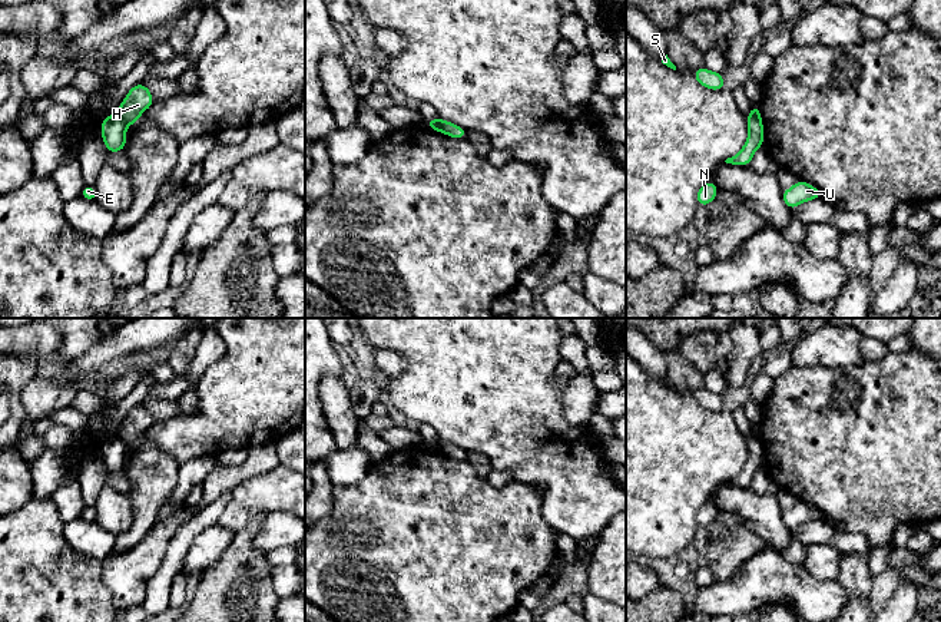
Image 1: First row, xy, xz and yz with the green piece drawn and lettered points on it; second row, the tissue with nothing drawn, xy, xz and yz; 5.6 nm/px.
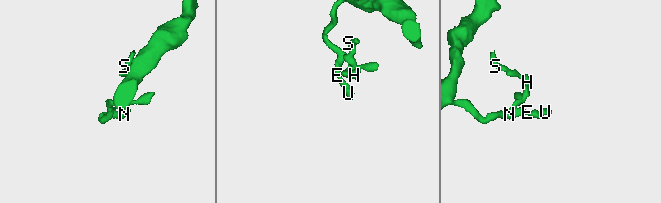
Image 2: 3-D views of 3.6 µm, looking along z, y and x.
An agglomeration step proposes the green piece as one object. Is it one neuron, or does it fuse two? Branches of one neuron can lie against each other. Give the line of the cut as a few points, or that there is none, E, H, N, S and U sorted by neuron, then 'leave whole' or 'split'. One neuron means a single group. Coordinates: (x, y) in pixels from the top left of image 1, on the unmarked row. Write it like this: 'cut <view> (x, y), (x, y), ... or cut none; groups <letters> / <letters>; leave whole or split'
cut xz (440, 440), (441, 452); groups E N U / H S; split

